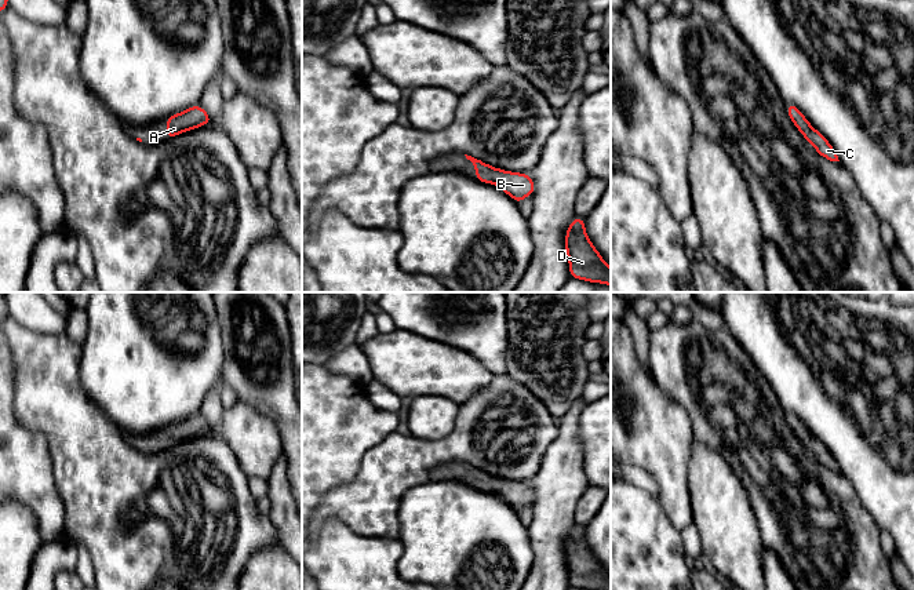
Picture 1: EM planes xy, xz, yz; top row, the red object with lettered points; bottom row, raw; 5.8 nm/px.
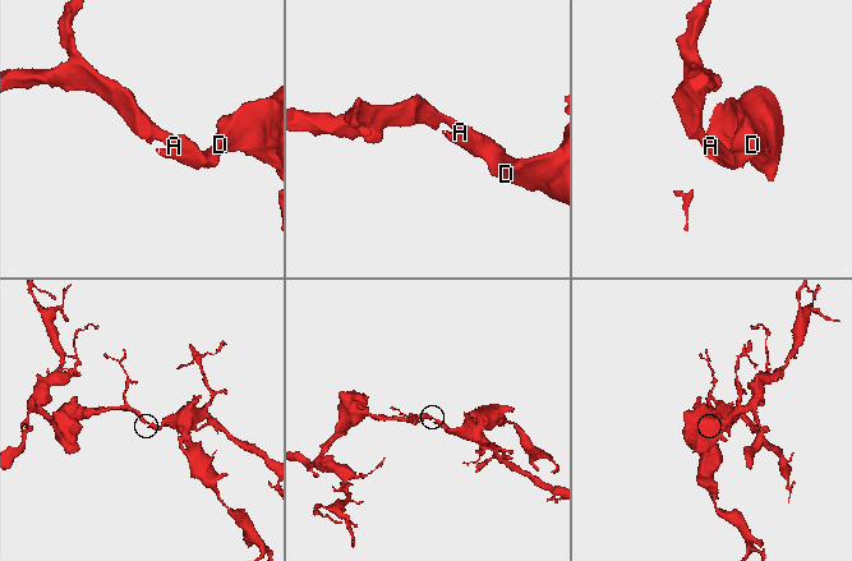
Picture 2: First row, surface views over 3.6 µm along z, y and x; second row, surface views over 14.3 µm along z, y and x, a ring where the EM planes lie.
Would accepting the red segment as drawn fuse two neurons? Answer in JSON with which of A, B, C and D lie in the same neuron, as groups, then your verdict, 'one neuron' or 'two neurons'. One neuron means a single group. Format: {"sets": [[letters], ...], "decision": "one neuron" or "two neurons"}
{"sets": [["A", "B", "C", "D"]], "decision": "one neuron"}

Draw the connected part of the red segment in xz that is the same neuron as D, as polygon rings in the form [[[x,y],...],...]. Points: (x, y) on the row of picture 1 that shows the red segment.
[[[580,216],[573,218],[565,233],[565,251],[571,277],[611,287],[611,267],[589,240]]]

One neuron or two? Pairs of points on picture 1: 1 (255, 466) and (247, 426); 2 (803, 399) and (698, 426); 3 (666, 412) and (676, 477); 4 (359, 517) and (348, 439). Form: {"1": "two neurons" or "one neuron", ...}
{"1": "one neuron", "2": "two neurons", "3": "one neuron", "4": "two neurons"}

